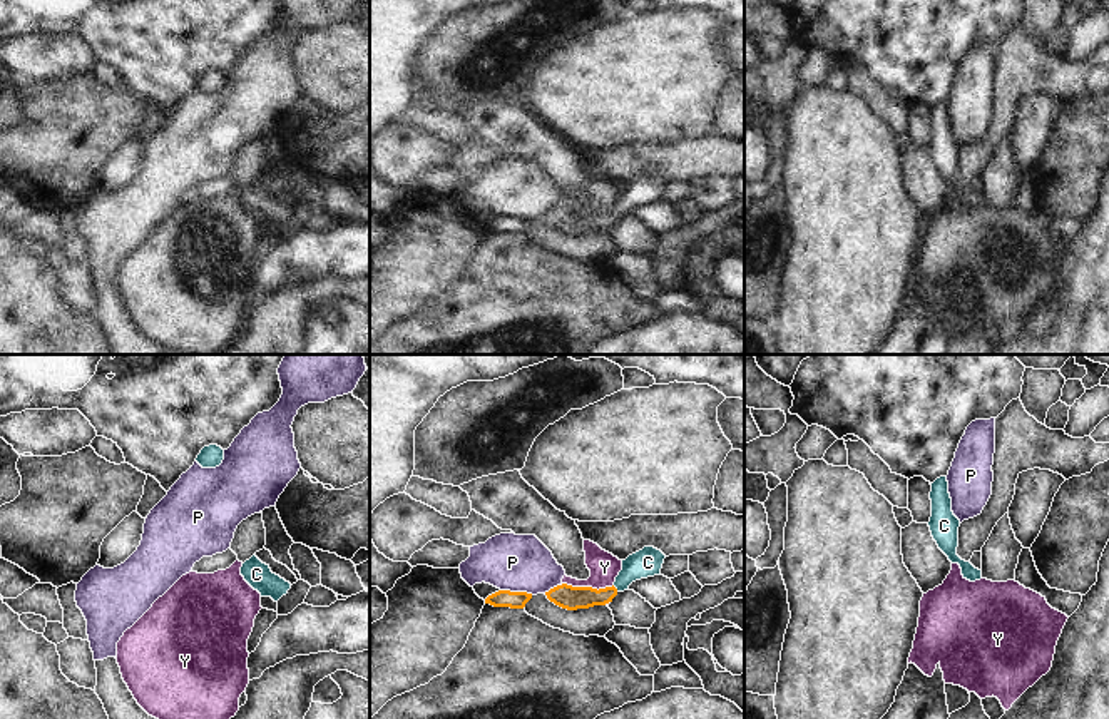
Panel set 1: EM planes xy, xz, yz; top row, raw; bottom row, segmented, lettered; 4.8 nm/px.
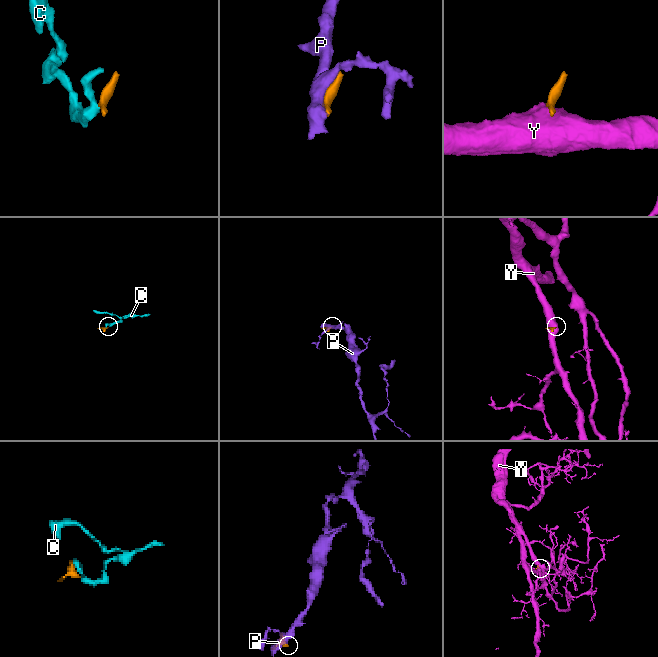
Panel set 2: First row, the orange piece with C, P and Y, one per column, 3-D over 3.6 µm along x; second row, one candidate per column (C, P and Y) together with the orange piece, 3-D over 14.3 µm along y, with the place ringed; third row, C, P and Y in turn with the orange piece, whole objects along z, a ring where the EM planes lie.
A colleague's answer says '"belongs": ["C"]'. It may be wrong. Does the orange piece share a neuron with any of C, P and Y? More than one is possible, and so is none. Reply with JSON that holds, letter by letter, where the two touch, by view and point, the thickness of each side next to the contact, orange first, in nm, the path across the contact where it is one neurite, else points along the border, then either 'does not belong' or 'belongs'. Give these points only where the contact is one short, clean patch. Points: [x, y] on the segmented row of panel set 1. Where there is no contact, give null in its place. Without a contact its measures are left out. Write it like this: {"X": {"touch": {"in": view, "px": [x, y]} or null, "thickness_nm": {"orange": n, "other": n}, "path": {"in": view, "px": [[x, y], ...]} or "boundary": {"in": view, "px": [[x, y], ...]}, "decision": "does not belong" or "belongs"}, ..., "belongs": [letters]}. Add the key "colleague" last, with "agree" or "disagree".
{"C": {"touch": {"in": "xz", "px": [616, 589]}, "thickness_nm": {"orange": 120, "other": 140}, "path": {"in": "xz", "px": [[569, 597], [601, 597], [616, 589], [639, 566], [648, 562]]}, "decision": "belongs"}, "P": {"touch": {"in": "xz", "px": [517, 592]}, "thickness_nm": {"orange": 80, "other": 280}, "decision": "does not belong"}, "Y": {"touch": {"in": "xz", "px": [587, 587]}, "thickness_nm": {"orange": 120, "other": 150}, "boundary": {"in": "xz", "px": [[561, 584], [597, 589], [613, 586]]}, "decision": "does not belong"}, "belongs": ["C"], "colleague": "agree"}

